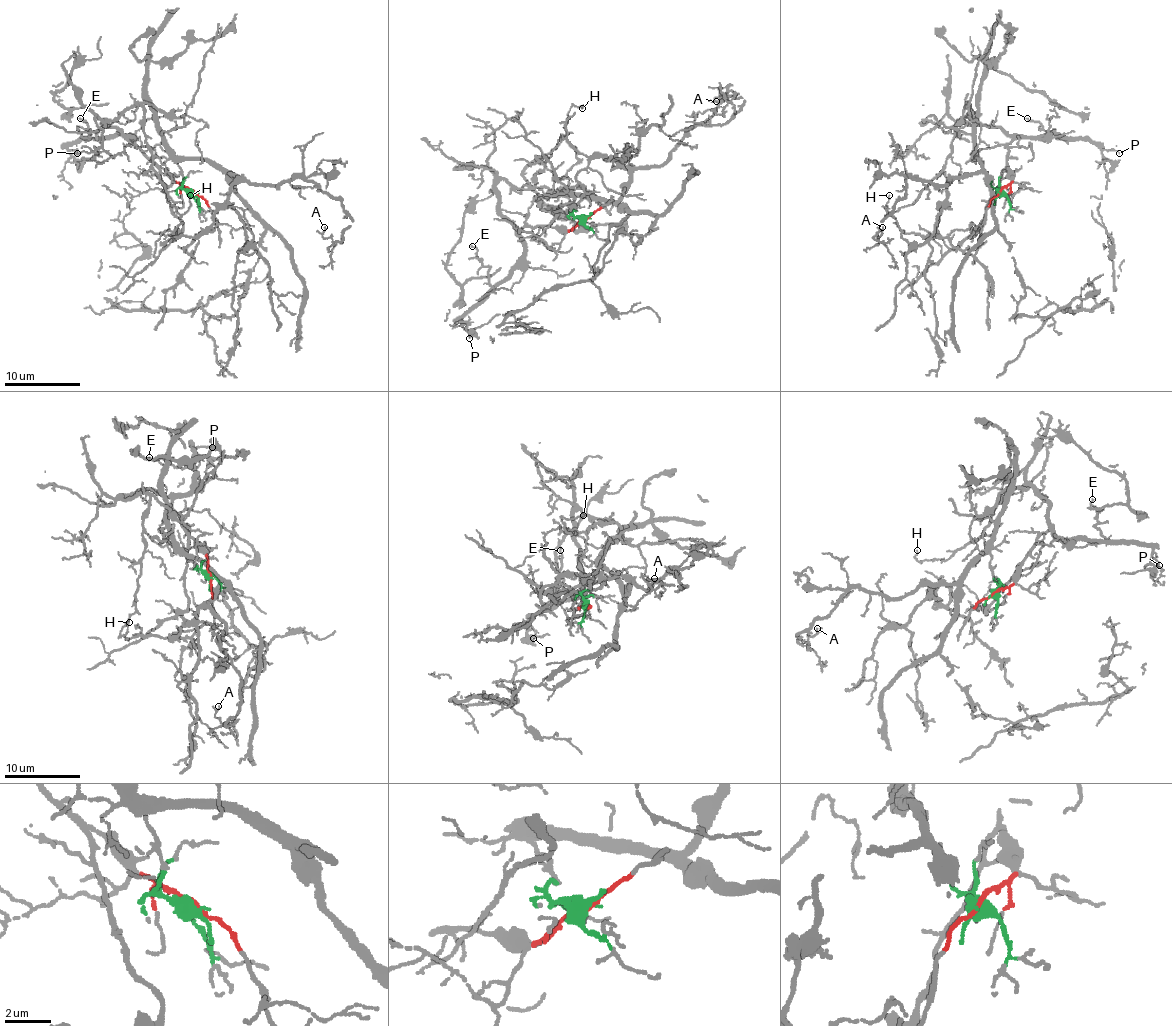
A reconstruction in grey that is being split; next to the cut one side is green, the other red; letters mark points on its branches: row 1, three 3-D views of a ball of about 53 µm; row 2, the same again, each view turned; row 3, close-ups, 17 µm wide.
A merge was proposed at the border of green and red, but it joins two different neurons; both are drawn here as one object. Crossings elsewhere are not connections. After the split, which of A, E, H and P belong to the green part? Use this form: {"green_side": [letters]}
{"green_side": ["A"]}

